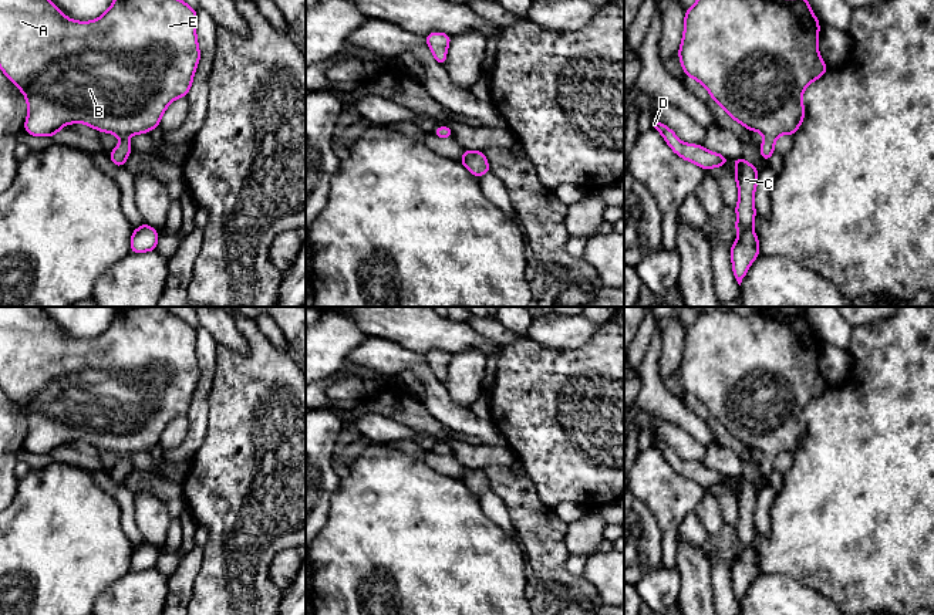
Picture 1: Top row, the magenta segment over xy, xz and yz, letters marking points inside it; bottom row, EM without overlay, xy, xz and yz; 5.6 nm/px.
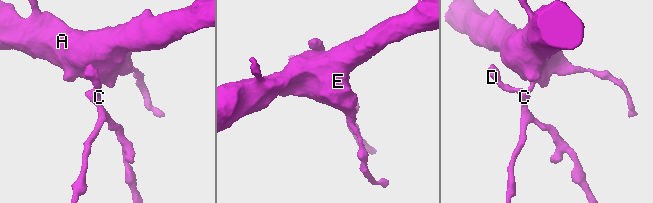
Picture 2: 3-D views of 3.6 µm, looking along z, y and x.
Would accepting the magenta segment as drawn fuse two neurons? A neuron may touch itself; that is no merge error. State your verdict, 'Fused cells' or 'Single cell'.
Single cell

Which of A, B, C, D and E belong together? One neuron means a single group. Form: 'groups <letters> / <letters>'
groups A B C D E

